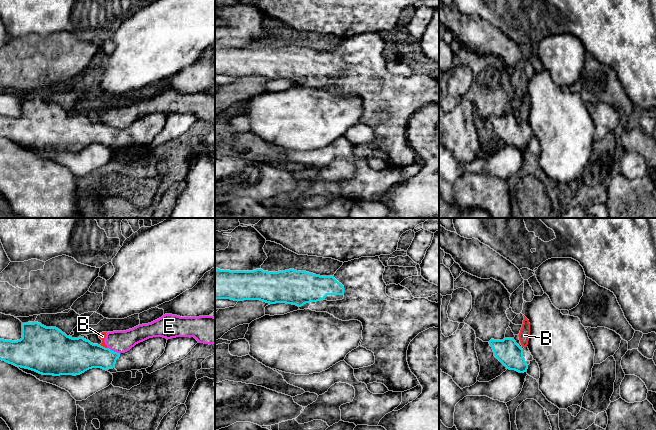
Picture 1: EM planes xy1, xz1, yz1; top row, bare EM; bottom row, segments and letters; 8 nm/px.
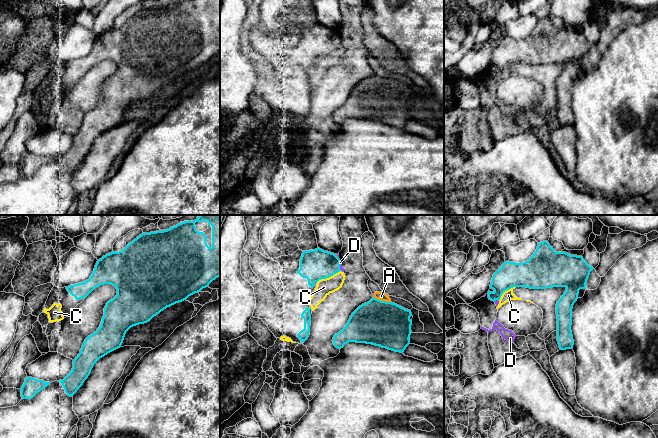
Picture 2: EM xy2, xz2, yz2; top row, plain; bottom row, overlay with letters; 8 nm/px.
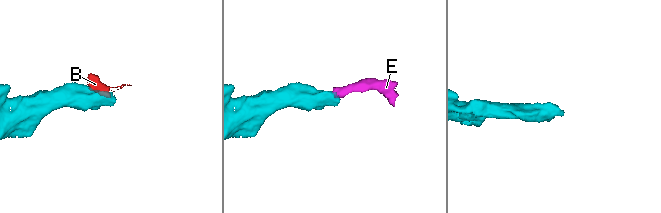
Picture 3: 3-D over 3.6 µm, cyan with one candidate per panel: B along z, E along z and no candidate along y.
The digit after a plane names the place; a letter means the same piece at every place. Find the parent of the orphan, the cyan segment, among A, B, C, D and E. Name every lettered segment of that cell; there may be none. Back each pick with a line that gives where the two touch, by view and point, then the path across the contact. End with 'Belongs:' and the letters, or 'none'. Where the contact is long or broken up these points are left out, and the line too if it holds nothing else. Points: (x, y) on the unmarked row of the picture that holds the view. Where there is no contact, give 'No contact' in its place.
Belongs: none

